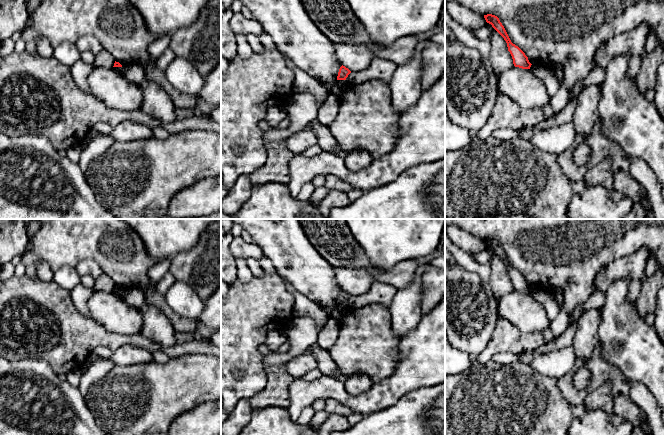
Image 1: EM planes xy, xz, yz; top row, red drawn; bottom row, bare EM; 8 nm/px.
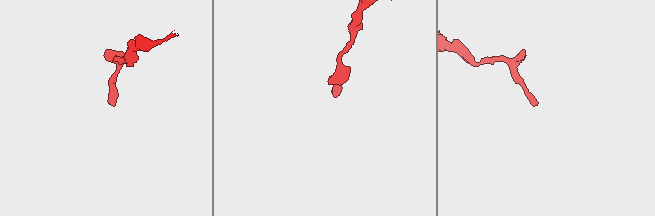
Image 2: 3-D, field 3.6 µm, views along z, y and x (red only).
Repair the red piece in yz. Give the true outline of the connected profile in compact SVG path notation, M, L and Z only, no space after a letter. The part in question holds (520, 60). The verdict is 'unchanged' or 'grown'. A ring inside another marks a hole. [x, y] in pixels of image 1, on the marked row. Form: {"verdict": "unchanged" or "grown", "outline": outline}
{"verdict": "unchanged", "outline": "M492 14L484 15L487 23L491 24L492 27L504 38L507 43L508 51L510 52L513 64L515 67L522 69L530 69L531 63L525 53L515 44L513 44L499 18Z"}

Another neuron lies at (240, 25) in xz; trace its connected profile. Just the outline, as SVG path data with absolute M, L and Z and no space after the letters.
M234 13L230 20L230 26L235 35L244 35L246 37L249 34L260 37L264 31L257 20L248 19L241 13Z

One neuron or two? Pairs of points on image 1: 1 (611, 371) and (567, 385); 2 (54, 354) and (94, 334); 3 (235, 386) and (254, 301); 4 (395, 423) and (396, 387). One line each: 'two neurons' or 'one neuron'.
1: one neuron
2: one neuron
3: one neuron
4: two neurons

